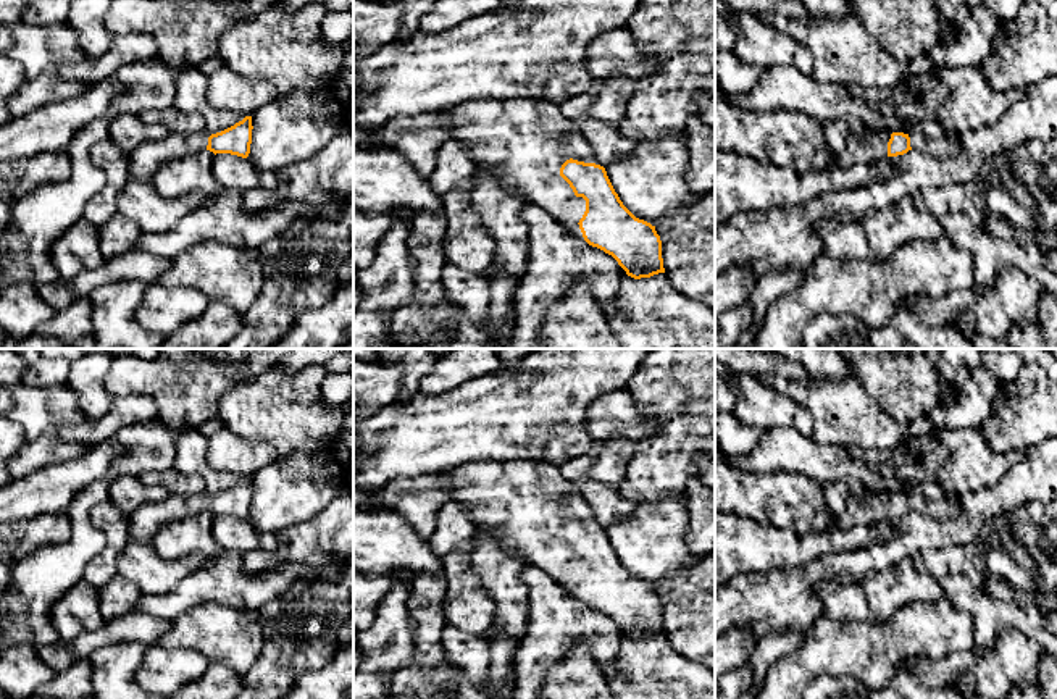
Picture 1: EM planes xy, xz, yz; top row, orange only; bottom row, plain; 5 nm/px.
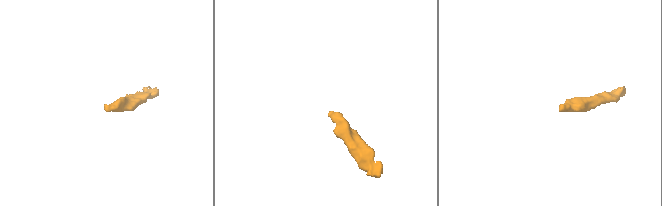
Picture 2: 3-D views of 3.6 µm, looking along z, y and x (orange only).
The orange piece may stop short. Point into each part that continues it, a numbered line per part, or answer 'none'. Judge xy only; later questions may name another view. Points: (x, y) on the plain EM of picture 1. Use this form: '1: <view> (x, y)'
1: xy (144, 522)

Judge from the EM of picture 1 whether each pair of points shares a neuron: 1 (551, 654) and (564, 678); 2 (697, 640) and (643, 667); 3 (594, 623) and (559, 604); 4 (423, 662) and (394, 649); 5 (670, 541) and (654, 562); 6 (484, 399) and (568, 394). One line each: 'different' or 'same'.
1: different
2: different
3: same
4: different
5: same
6: same

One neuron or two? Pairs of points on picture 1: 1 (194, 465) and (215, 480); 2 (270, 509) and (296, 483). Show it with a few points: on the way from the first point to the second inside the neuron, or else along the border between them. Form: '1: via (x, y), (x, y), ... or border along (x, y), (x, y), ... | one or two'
1: via (199, 465), (210, 475) | one
2: via (276, 502), (289, 489) | one

